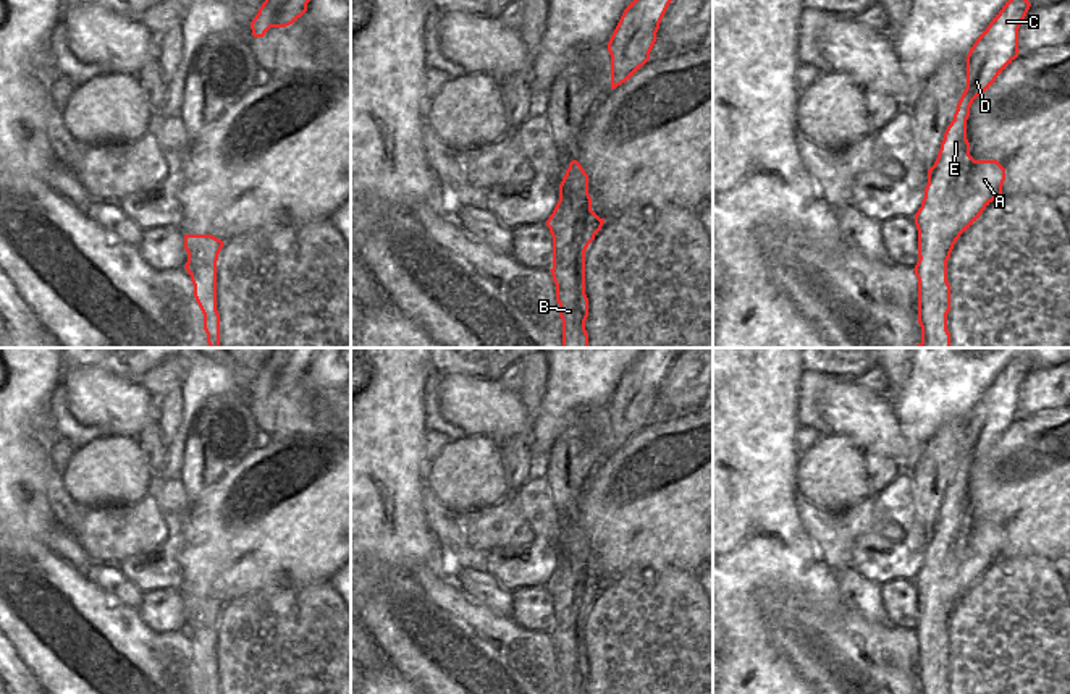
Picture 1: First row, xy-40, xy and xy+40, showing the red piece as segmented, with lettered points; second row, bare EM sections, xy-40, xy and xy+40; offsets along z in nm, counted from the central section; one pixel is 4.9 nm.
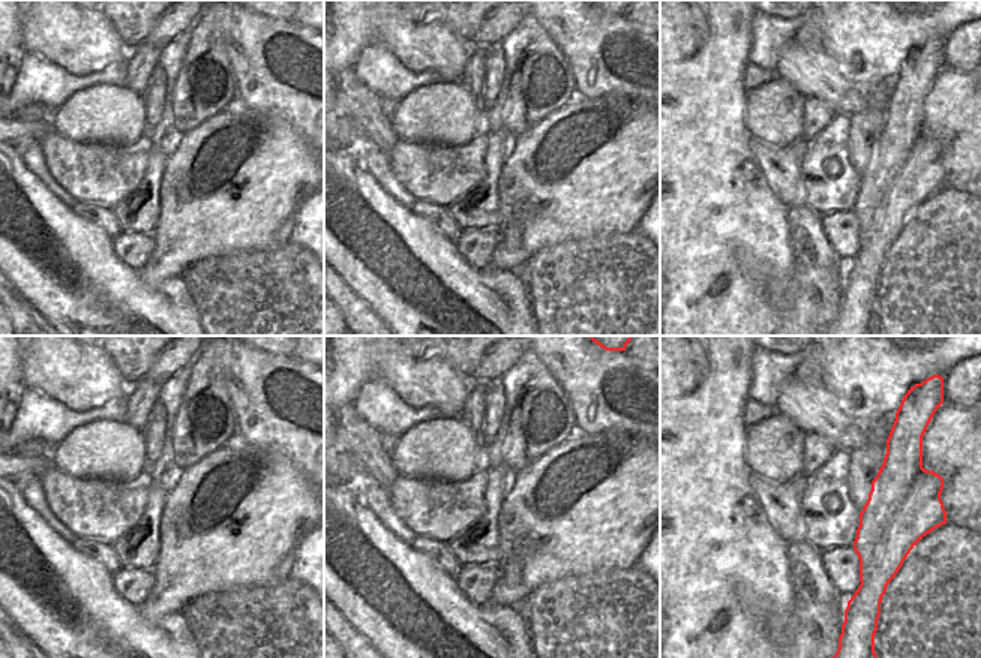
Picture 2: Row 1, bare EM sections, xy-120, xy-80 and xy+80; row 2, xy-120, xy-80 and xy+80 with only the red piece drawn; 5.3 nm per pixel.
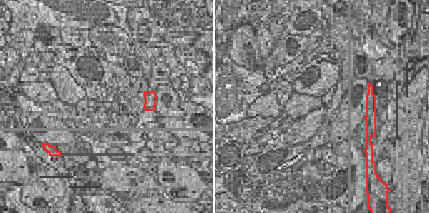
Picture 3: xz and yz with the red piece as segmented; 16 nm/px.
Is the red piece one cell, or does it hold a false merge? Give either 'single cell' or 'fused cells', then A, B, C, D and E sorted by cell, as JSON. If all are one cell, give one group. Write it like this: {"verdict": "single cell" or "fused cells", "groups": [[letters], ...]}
{"verdict": "fused cells", "groups": [["A"], ["B", "C", "D", "E"]]}

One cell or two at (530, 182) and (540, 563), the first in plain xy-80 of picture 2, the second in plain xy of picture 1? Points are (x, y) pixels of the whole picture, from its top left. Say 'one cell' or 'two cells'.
two cells

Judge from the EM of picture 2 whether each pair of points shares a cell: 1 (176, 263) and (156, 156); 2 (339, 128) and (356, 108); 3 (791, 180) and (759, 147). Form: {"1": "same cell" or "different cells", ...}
{"1": "different cells", "2": "different cells", "3": "same cell"}

